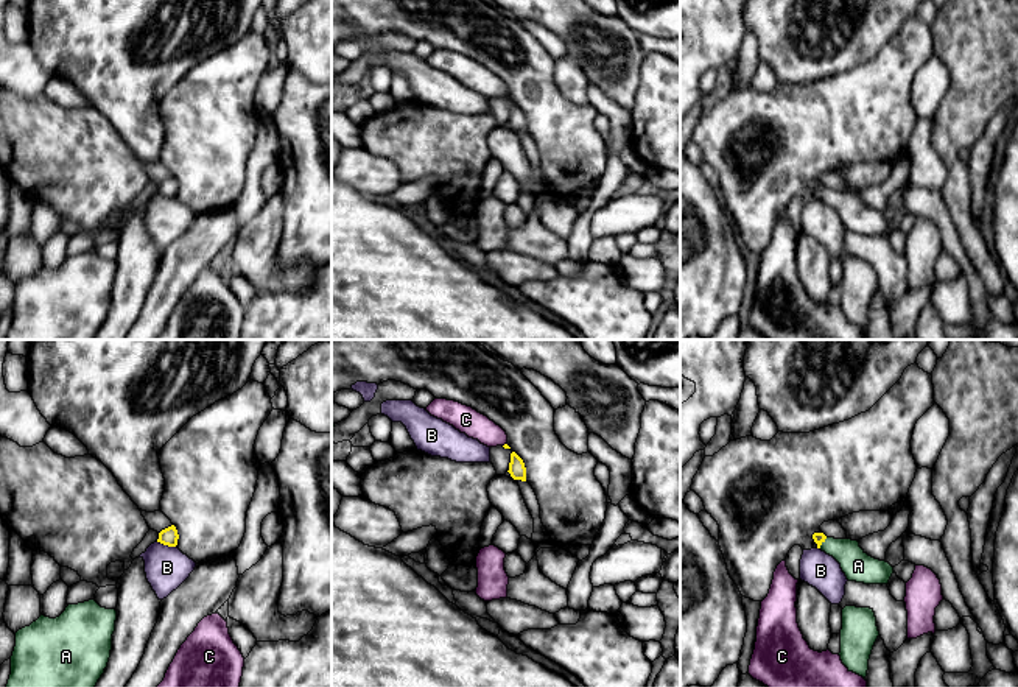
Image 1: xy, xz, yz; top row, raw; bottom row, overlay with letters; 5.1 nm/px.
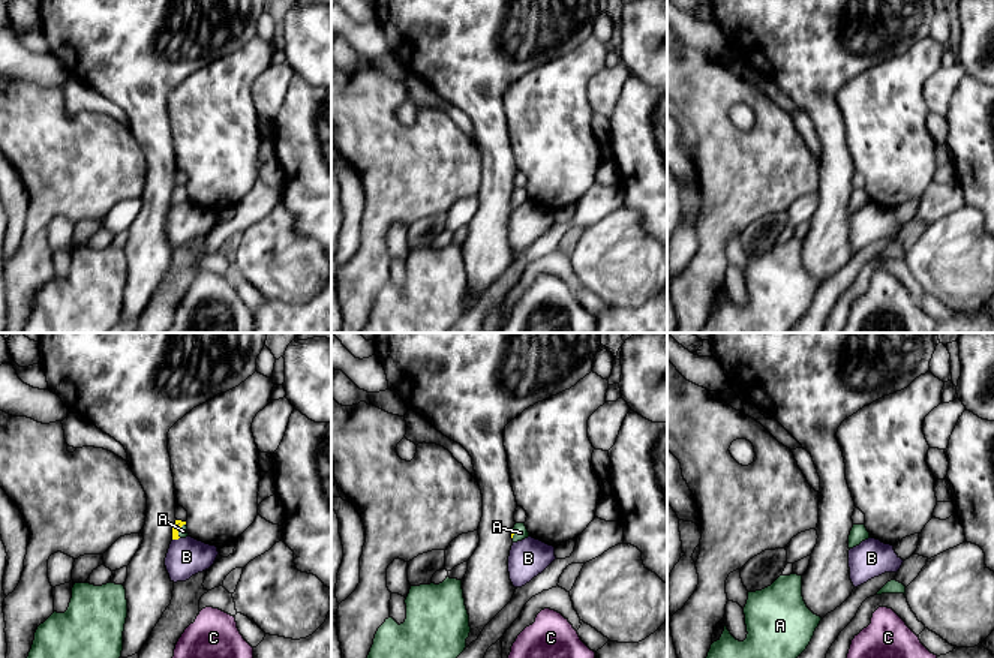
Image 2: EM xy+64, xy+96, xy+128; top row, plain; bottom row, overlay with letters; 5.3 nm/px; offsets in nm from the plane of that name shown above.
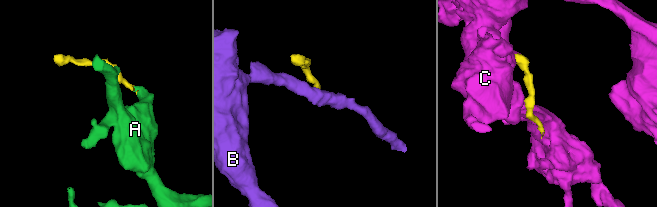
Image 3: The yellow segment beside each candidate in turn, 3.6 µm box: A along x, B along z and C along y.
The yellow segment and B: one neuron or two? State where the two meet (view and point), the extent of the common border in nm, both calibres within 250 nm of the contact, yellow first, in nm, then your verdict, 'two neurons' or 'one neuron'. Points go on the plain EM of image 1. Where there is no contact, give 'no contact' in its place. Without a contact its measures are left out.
xy (167, 195) | 100 nm | 90/220 nm | two neurons

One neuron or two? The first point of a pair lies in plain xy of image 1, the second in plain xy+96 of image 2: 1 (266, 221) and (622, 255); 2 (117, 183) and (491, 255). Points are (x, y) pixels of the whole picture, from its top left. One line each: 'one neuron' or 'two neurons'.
1: one neuron
2: two neurons

